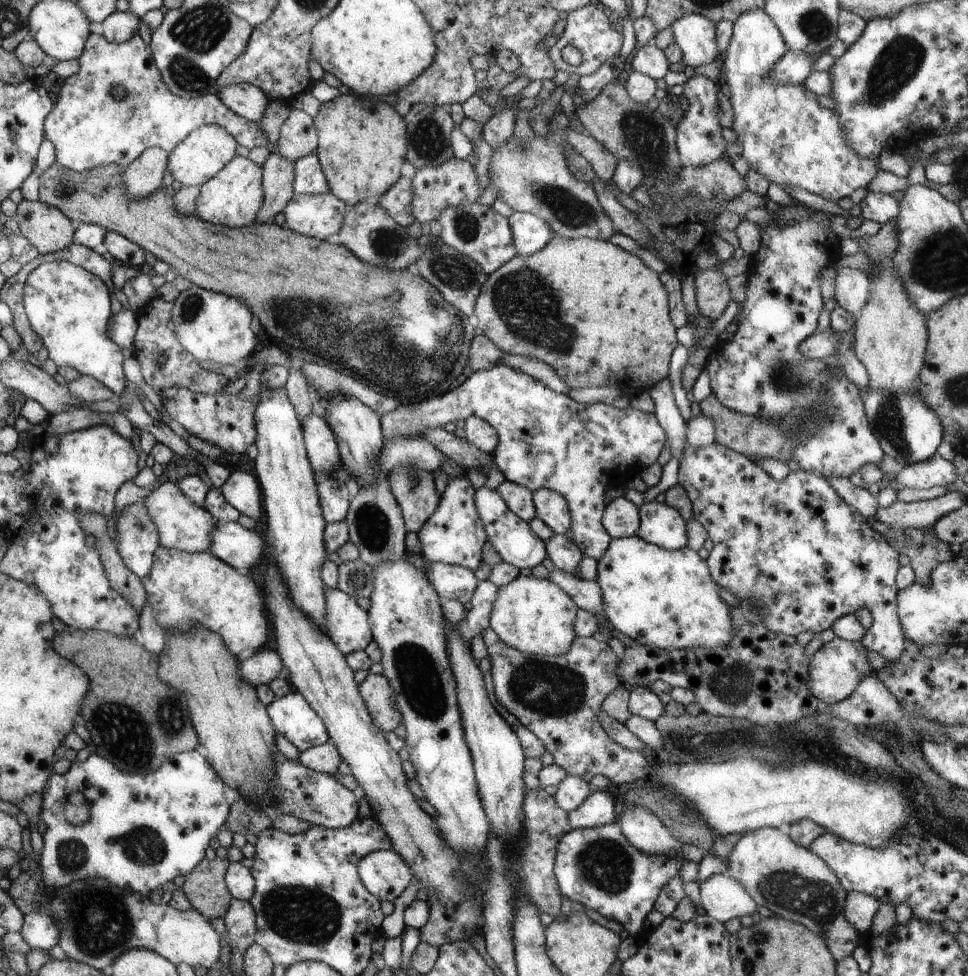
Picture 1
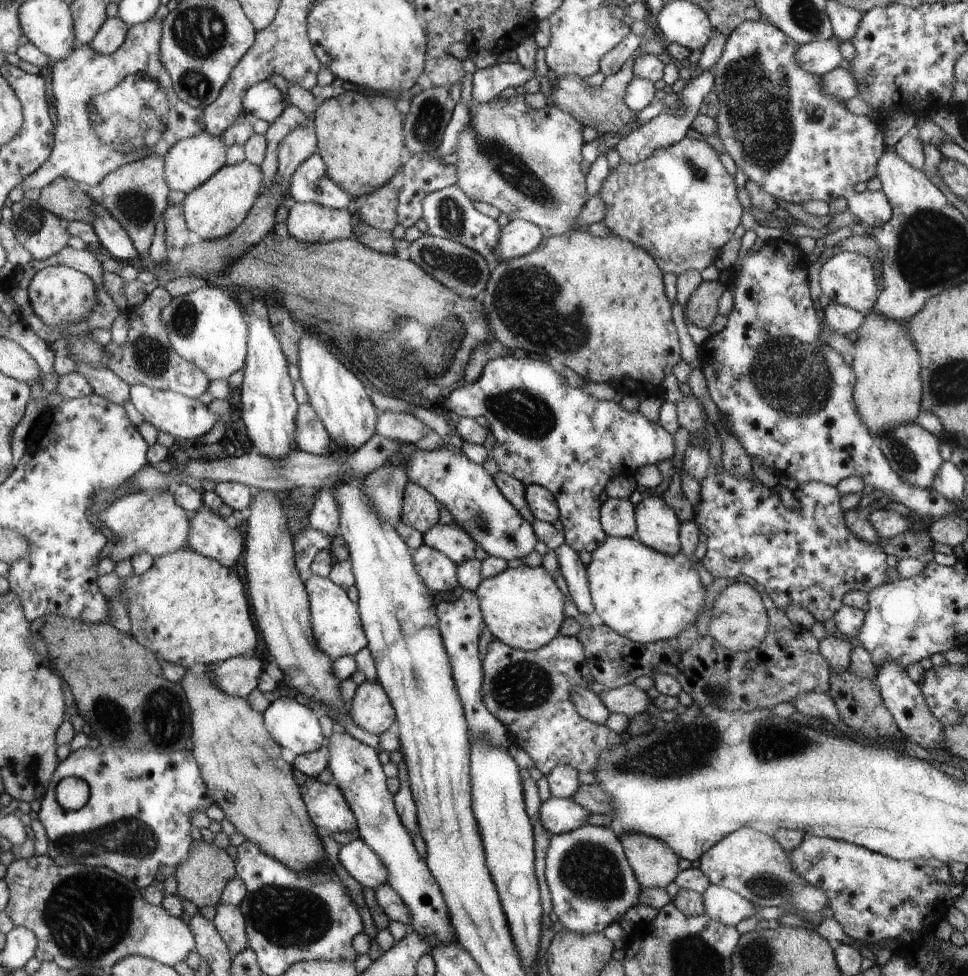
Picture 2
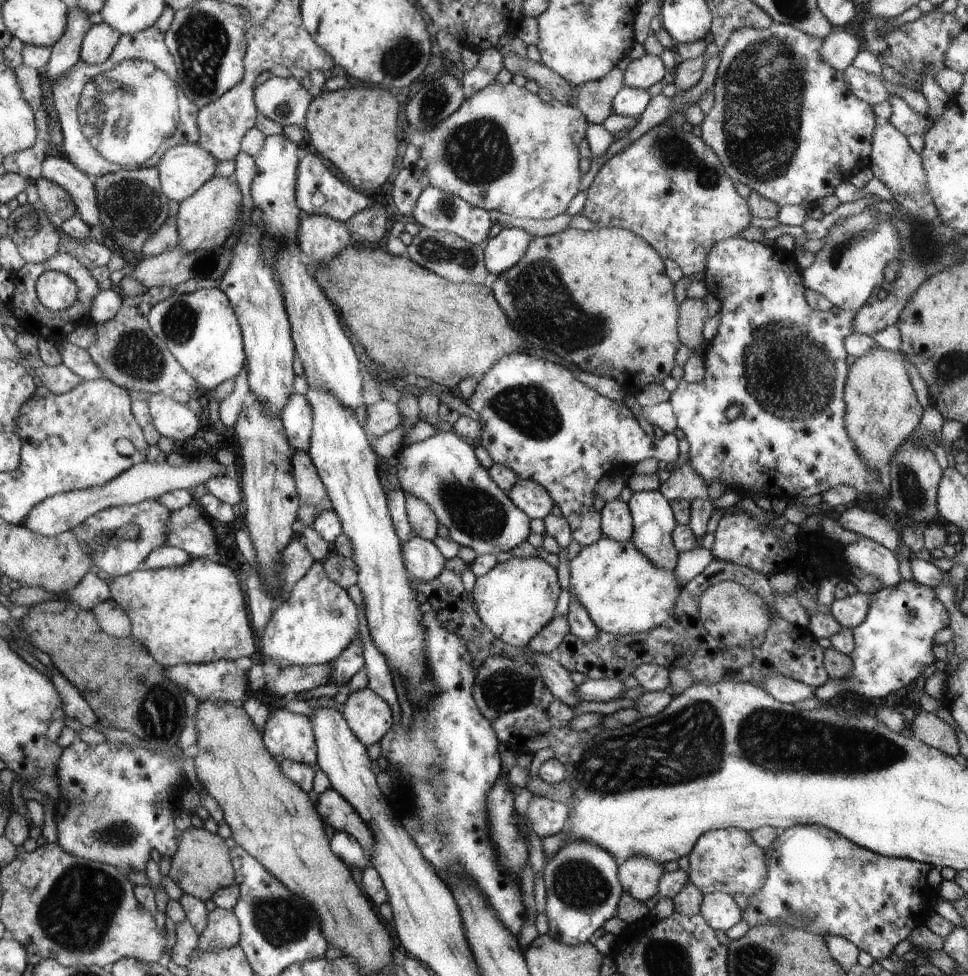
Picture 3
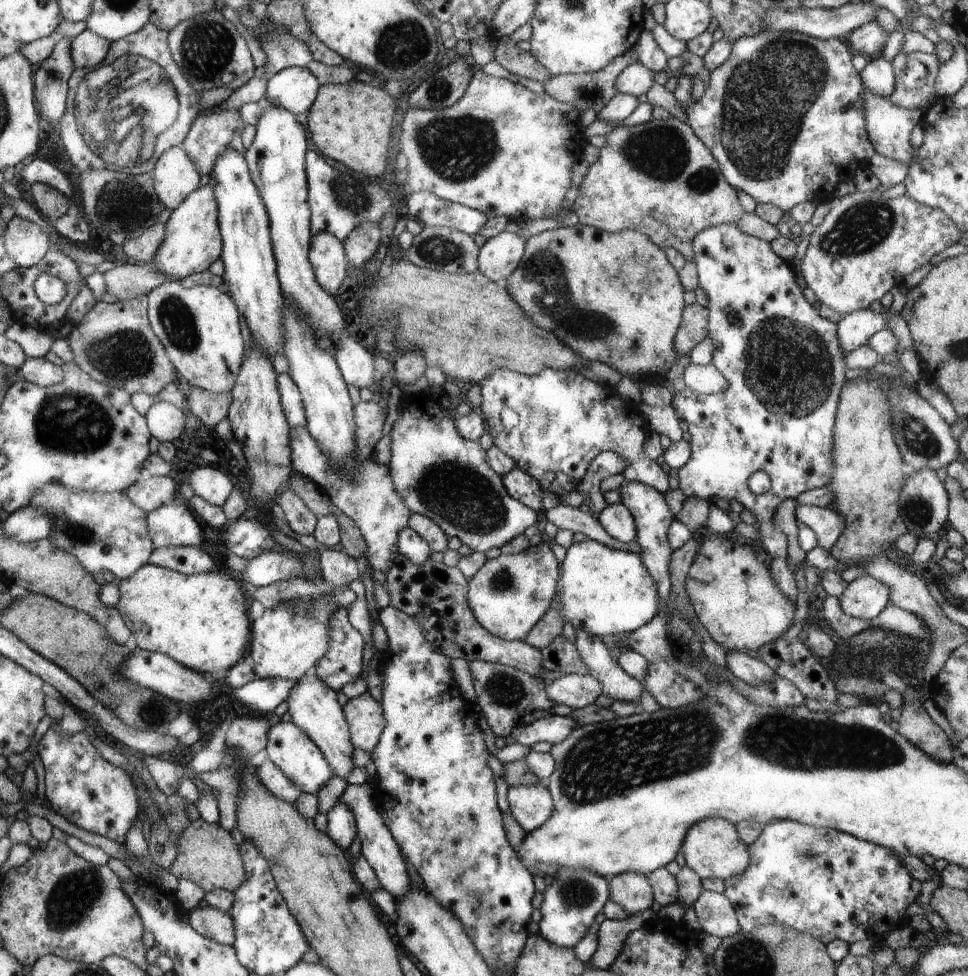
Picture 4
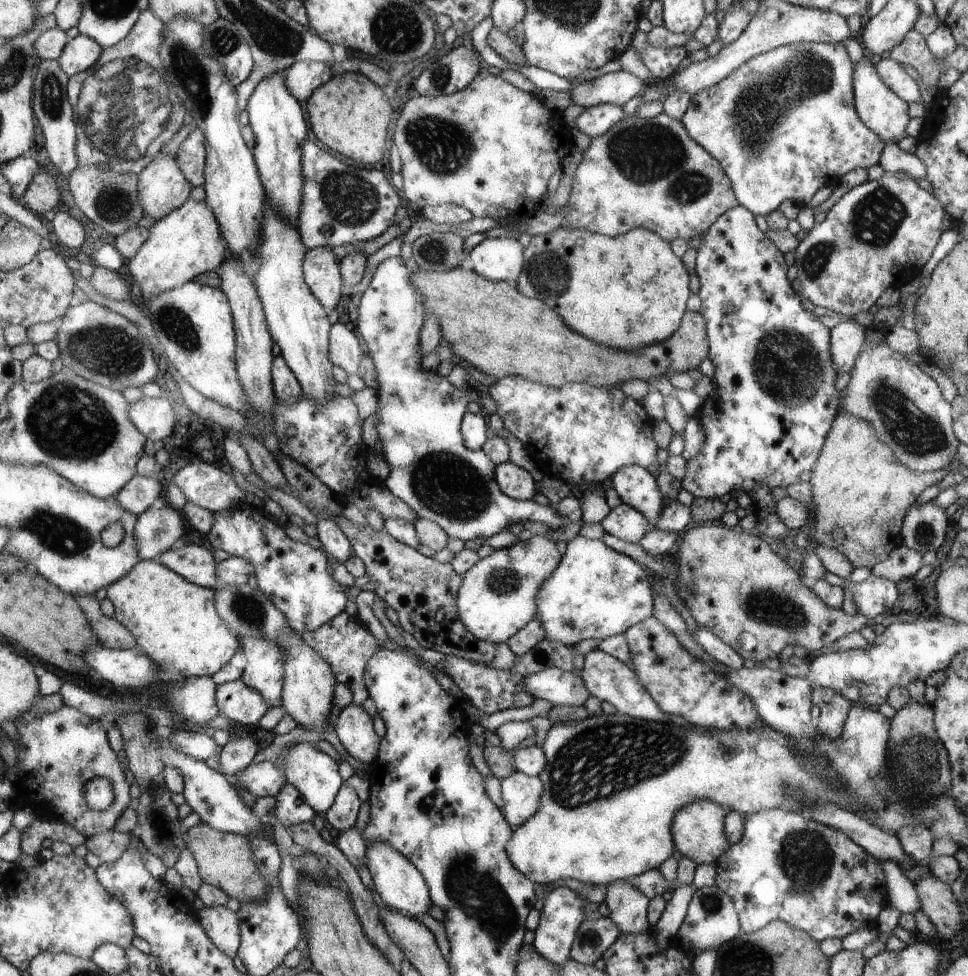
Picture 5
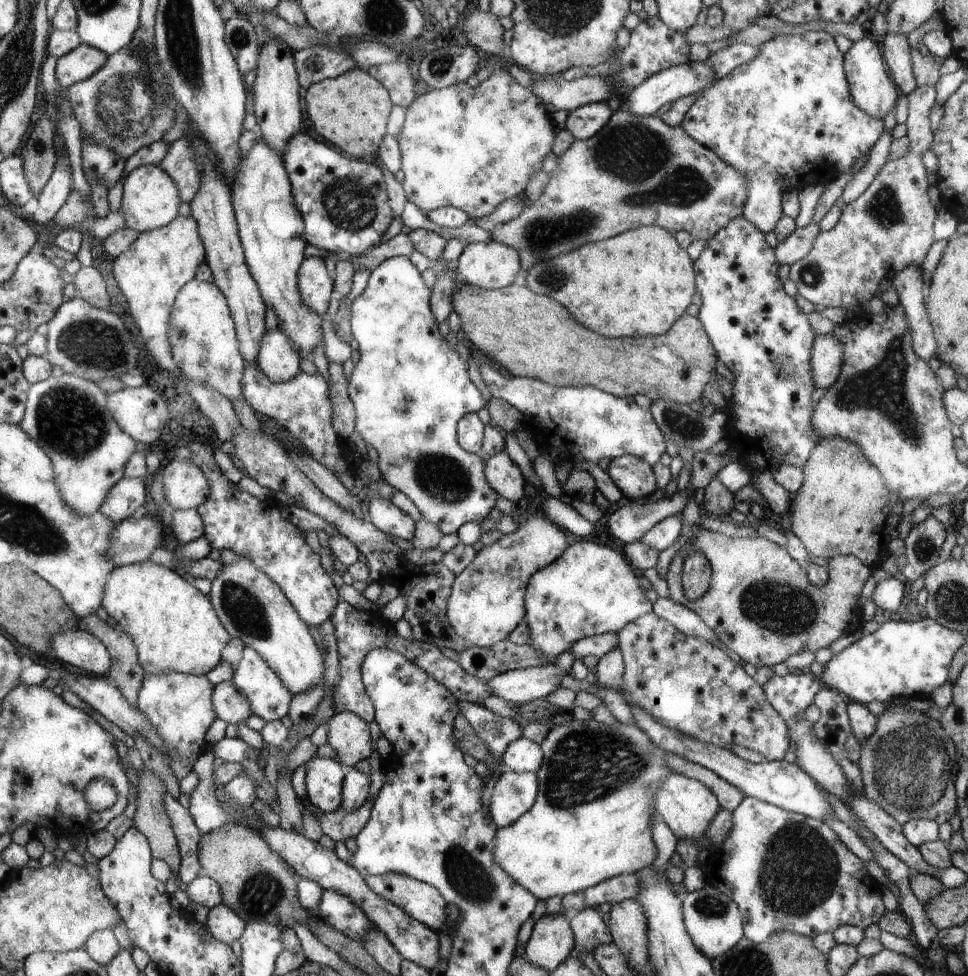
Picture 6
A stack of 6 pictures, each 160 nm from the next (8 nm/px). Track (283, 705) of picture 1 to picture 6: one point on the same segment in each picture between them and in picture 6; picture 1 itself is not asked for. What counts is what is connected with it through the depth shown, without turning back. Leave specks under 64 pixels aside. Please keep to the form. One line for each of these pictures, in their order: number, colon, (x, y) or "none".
2: (291, 723)
3: (288, 735)
4: (288, 746)
5: (307, 767)
6: (324, 777)

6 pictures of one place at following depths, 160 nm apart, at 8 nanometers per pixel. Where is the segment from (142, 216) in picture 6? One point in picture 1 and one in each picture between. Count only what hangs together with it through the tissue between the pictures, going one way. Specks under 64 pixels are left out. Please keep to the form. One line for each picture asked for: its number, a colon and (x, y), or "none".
1: (205, 152)
2: (192, 162)
3: (183, 169)
4: (175, 175)
5: (163, 188)

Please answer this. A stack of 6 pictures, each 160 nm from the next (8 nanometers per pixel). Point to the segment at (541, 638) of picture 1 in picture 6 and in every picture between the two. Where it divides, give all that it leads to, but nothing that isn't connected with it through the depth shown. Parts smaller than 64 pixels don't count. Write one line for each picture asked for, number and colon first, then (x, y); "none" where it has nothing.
2: (523, 608)
3: (516, 599)
4: (509, 594)
5: (498, 595)
6: (488, 598)

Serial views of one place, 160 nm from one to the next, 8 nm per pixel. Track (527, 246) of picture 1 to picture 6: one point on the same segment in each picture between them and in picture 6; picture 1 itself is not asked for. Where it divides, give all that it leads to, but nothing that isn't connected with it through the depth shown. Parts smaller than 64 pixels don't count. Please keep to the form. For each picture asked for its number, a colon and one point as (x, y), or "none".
2: (519, 237)
3: (506, 249)
4: (498, 258)
5: (497, 258)
6: (490, 264)

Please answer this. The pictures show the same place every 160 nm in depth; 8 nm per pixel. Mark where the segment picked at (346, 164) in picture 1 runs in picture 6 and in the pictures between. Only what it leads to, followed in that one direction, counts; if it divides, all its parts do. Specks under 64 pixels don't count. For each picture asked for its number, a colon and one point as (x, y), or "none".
2: (360, 137)
3: (355, 128)
4: (351, 122)
5: (349, 114)
6: (351, 111)

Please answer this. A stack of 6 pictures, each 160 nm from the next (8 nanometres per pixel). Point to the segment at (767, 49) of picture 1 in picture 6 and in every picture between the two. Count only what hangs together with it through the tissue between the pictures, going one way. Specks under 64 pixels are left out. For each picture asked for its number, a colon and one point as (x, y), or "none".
2: (800, 144)
3: (784, 122)
4: (784, 115)
5: (786, 116)
6: (790, 106)

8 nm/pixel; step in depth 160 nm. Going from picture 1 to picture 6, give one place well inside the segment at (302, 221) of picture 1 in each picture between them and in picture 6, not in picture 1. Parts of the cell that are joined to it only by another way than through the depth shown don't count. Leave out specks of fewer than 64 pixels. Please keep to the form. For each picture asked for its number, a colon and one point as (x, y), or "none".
2: (310, 223)
3: (321, 237)
4: (328, 256)
5: (321, 268)
6: (316, 283)

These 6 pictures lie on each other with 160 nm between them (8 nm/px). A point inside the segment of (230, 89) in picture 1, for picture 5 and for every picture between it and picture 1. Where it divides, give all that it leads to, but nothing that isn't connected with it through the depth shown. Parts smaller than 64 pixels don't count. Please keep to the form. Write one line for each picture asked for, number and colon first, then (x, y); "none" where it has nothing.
2: (264, 101)
3: (283, 99)
4: (294, 88)
5: (302, 77)

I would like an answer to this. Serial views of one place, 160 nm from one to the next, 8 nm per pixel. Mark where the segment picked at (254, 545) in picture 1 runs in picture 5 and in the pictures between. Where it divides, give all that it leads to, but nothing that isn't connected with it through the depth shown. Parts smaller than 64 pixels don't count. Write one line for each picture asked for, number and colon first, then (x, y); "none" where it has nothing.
2: (208, 534)
3: (189, 529)
4: (175, 524)
5: (157, 530)

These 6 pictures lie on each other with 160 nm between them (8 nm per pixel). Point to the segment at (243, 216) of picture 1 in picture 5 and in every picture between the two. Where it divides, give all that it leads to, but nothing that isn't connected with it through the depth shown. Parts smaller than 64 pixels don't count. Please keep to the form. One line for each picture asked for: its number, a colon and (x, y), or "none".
2: (213, 211)
3: (205, 220)
4: (193, 239)
5: (187, 243)

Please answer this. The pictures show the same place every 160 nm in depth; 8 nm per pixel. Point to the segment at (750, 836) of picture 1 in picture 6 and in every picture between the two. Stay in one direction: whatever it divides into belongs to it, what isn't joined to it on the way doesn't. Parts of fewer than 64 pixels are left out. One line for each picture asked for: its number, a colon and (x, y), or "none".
2: (751, 863)
3: (729, 860)
4: (713, 849)
5: (699, 833)
6: (687, 806)

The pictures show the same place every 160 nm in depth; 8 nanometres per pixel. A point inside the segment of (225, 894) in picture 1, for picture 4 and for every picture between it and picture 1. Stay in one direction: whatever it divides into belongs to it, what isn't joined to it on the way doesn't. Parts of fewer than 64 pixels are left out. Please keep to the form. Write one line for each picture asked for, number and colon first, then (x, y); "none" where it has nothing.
2: (201, 880)
3: (202, 865)
4: (207, 855)

